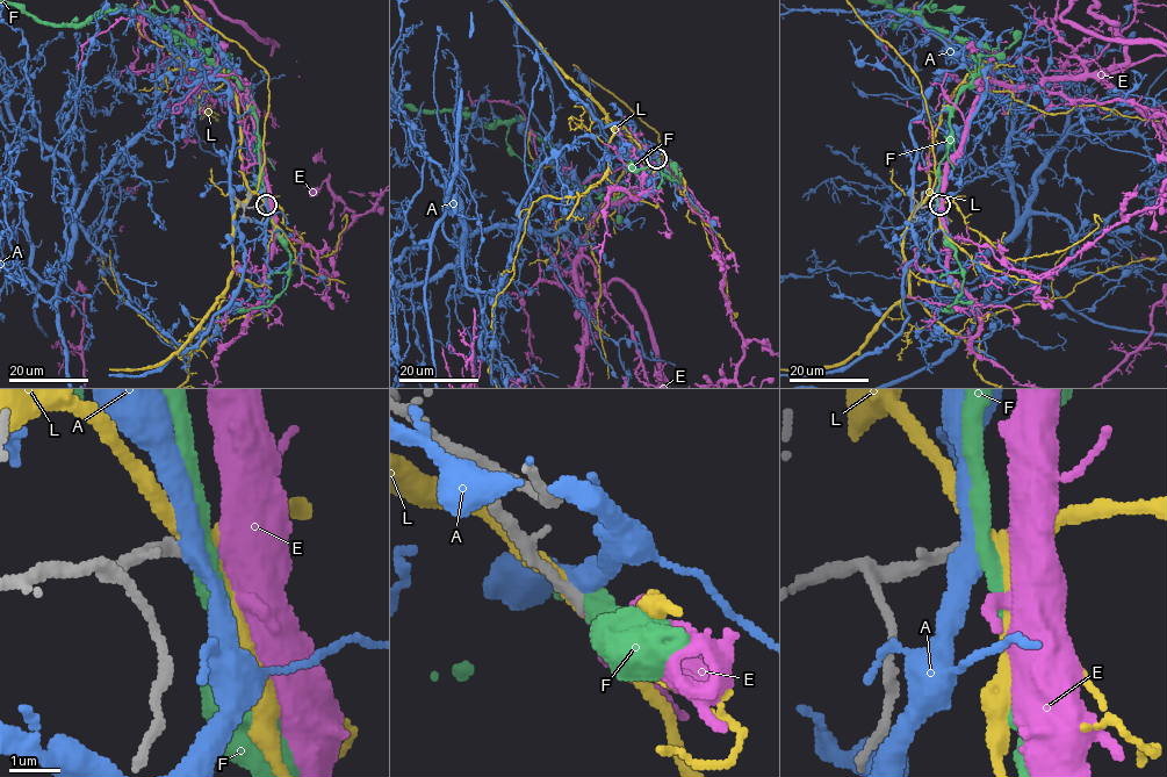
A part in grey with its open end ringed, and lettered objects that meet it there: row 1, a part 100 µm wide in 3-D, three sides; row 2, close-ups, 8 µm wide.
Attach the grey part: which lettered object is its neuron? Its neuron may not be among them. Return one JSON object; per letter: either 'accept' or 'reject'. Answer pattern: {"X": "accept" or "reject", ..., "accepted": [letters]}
{"A": "reject", "E": "accept", "F": "reject", "L": "reject", "accepted": ["E"]}

